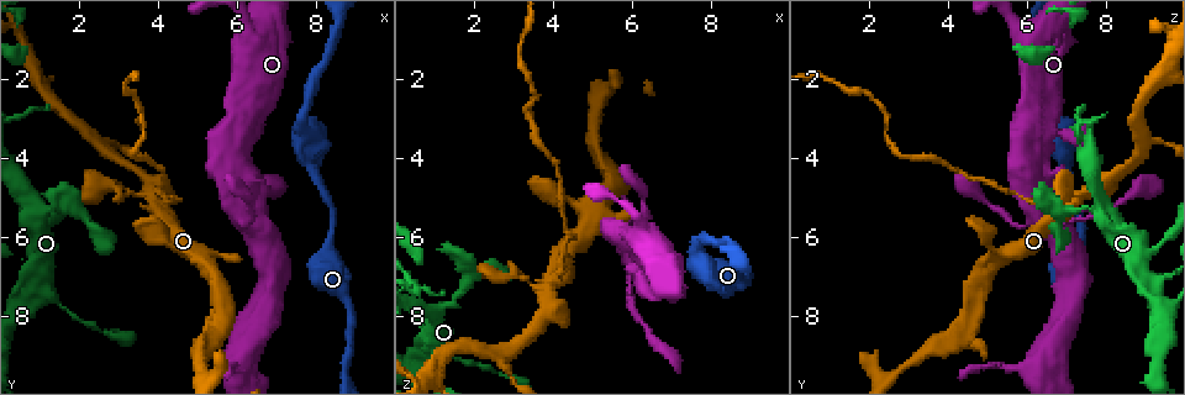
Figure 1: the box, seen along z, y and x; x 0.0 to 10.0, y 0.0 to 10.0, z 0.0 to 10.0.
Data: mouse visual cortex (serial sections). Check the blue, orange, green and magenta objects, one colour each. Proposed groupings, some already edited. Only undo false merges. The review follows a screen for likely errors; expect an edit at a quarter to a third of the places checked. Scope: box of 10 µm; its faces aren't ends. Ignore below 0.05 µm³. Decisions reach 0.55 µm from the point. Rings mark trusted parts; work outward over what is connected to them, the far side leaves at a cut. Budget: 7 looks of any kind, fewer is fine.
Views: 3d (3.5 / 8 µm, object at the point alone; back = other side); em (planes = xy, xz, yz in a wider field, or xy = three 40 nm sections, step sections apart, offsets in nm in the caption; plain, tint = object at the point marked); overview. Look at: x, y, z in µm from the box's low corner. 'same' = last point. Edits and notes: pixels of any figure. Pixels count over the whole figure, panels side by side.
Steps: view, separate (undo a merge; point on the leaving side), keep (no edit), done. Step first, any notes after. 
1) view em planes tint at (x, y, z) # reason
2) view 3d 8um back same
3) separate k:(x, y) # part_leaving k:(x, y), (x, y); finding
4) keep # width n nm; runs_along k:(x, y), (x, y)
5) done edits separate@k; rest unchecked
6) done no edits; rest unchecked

view 3d 8um at (7.75, 4.15, 6.95) # a fork

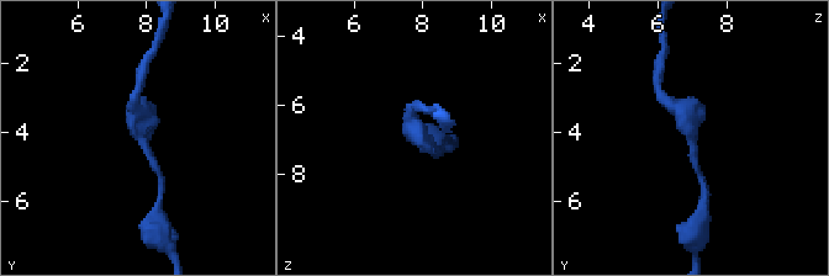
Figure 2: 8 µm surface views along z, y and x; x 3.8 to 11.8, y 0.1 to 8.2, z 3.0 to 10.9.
view 3d 3.5um same # closer look

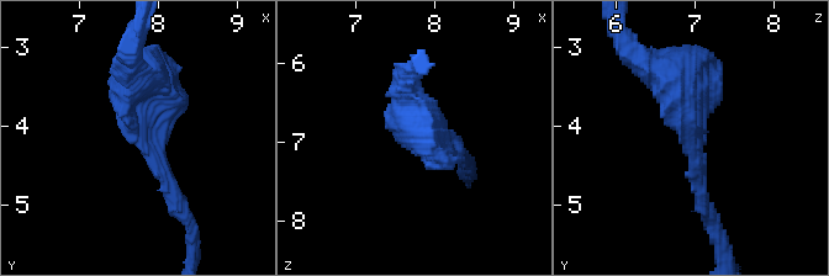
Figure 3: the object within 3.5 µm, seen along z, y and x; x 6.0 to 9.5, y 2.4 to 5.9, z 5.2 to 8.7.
view em xy step 3 tint at (7.80, 4.10, 7.00) # now the EM

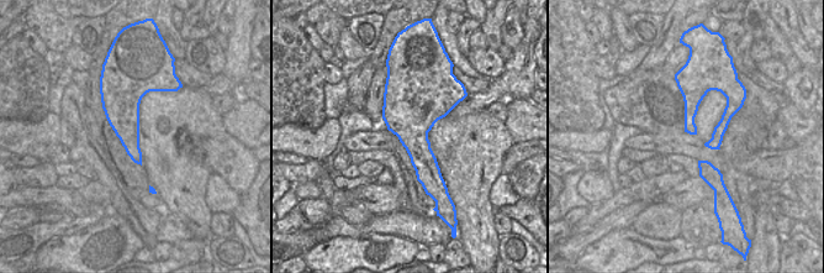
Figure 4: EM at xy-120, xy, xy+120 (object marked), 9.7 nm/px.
keep # runs_along 3:(179, 202), (135, 122), (130, 69); continuous, no second cell

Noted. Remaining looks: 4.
view 3d 3.5um at (4.00, 5.05, 7.25)

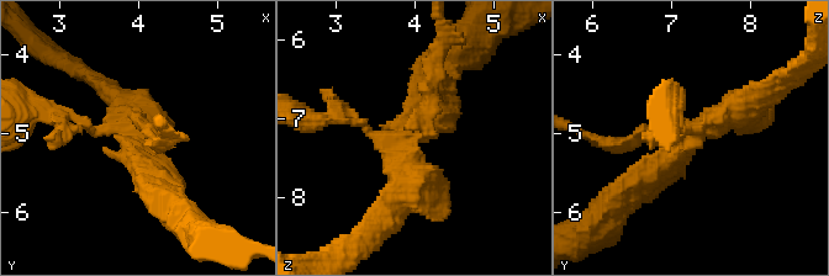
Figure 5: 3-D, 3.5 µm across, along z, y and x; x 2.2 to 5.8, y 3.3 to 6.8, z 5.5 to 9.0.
view em xy step 5 tint at (3.95, 5.05, 7.20) # arms 4; arm_widths 150, 200, 350, 400 nm

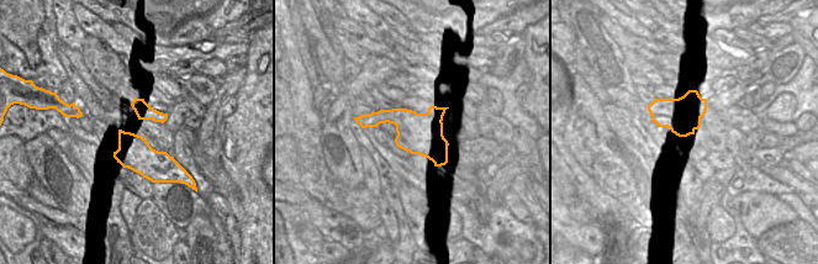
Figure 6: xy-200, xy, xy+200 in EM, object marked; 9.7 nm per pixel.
separate 5:(637, 137) # border 6:(427, 112), (441, 122); a second cell is stuck on

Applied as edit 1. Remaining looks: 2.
view overview # redraw

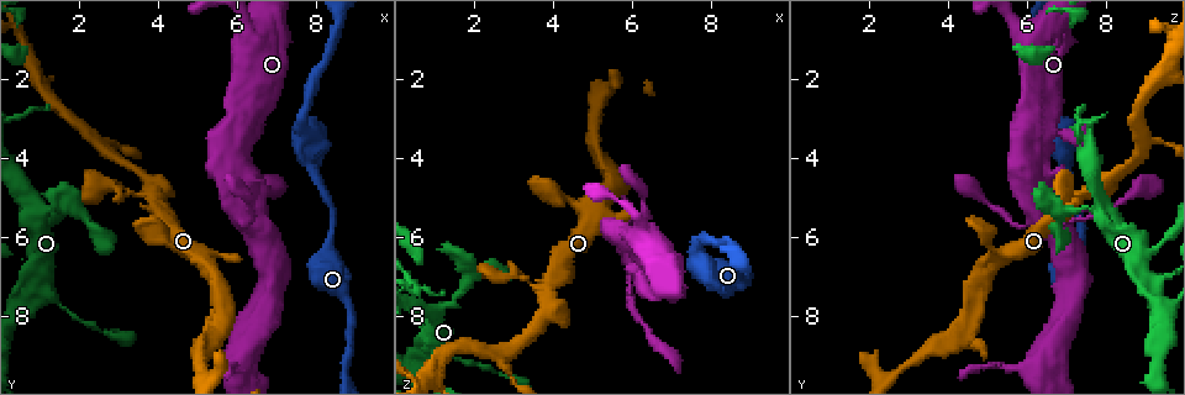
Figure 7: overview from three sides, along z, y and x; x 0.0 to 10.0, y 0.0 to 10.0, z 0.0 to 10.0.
view 3d 3.5um at (1.30, 5.35, 7.70) # thick turns thin

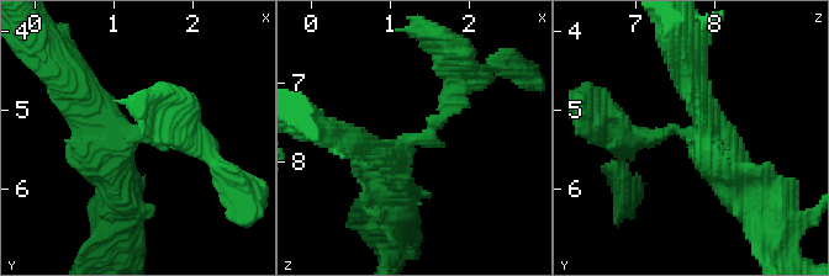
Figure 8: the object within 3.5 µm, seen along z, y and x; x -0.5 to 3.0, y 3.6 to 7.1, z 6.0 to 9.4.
keep # runs_along 8:(396, 191), (392, 157), (427, 138), (461, 88); continuous, no second cell

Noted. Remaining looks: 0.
done edits separate@5; rest unchecked

